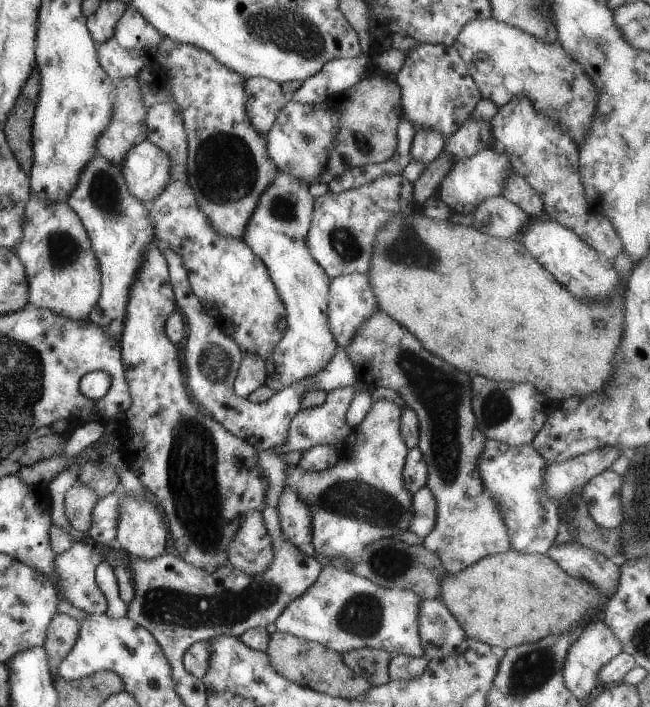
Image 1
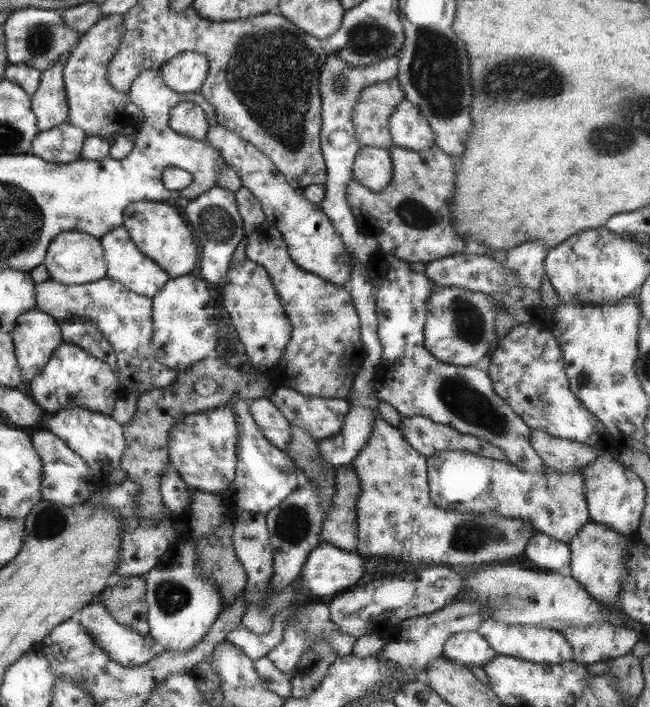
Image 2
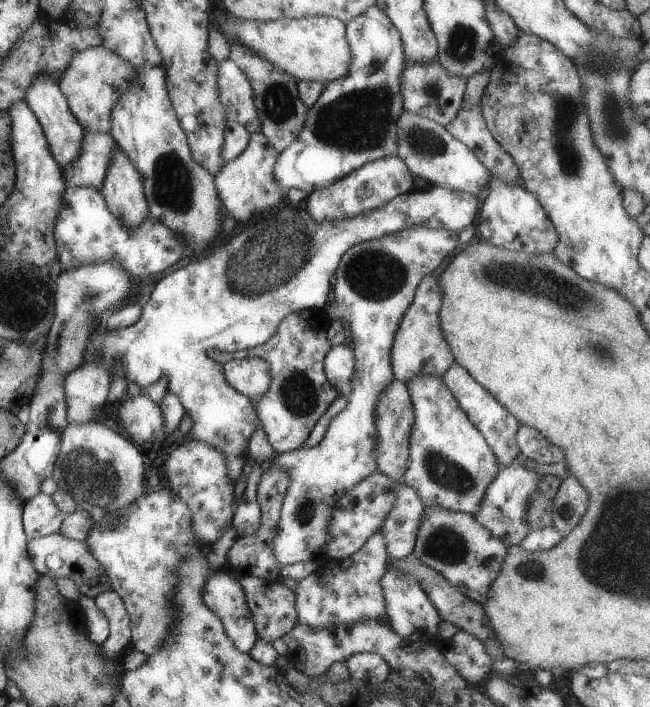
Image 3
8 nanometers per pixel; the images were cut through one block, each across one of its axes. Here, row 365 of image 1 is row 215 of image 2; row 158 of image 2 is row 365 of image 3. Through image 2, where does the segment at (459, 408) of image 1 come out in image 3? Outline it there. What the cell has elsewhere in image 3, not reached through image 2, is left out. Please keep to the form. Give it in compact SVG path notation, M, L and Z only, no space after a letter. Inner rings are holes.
M425 275L416 286L409 306L402 314L399 326L394 332L390 348L390 365L394 378L403 384L408 383L417 375L431 375L441 377L453 364L454 356L450 353L439 328L438 312L441 304L441 295L438 282Z

